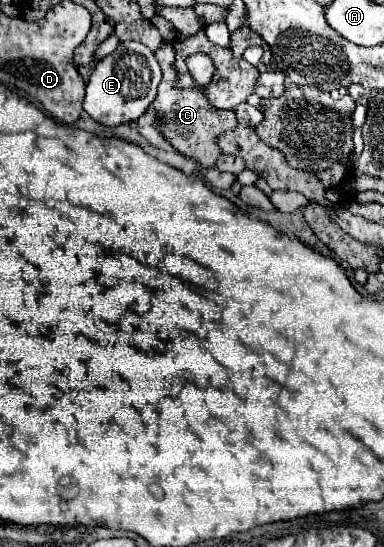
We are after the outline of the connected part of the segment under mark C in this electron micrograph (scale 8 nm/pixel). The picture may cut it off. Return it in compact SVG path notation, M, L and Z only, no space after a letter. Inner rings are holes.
M164 44L155 51L155 56L156 60L160 62L160 68L162 68L162 82L158 86L158 96L152 102L152 110L156 110L156 114L162 118L162 122L156 124L158 130L162 132L162 136L166 140L172 142L172 146L180 154L198 160L204 168L212 168L216 158L222 154L222 150L216 146L216 136L220 136L220 134L224 134L224 132L238 126L234 110L216 110L204 98L204 94L198 92L198 90L178 90L178 88L174 88L176 68L172 68L174 50L171 44Z

